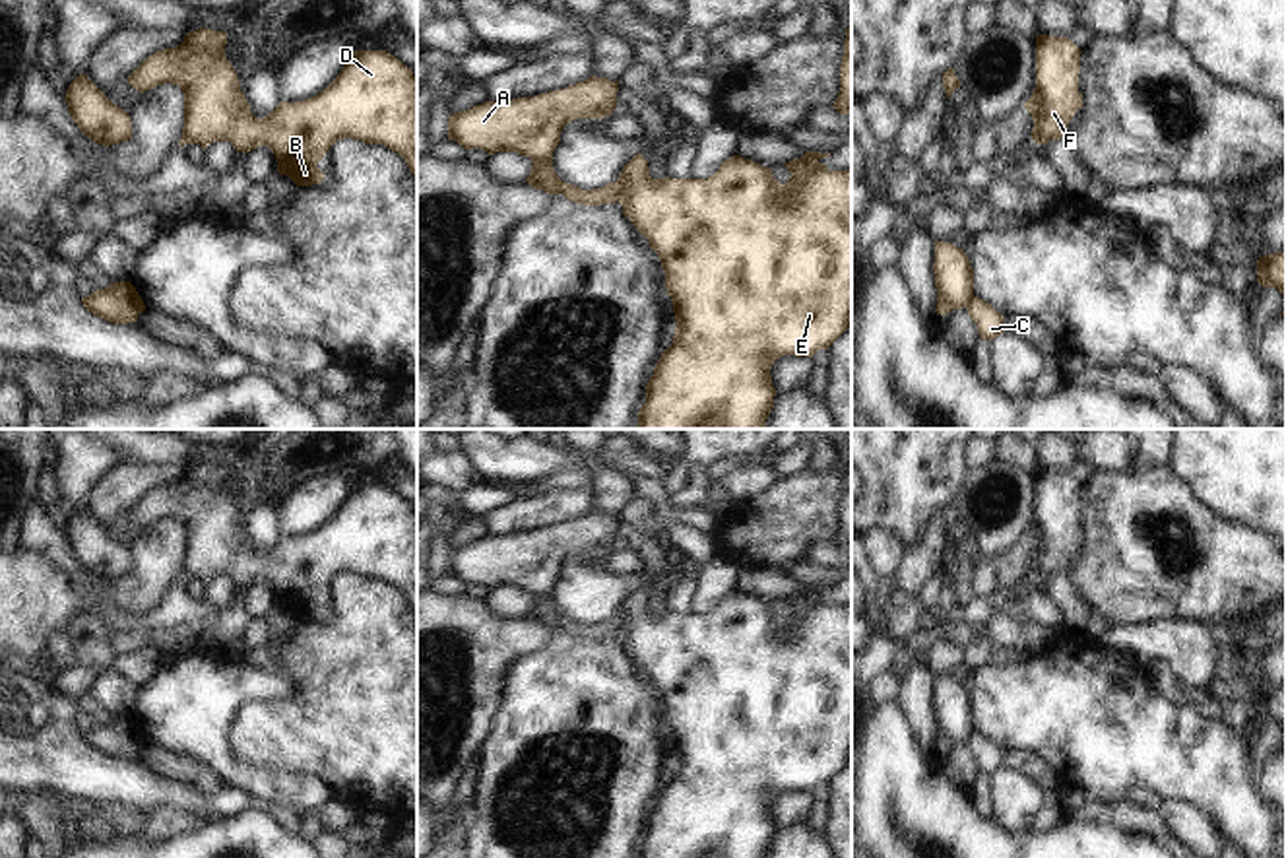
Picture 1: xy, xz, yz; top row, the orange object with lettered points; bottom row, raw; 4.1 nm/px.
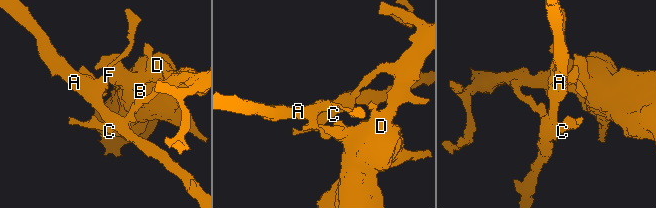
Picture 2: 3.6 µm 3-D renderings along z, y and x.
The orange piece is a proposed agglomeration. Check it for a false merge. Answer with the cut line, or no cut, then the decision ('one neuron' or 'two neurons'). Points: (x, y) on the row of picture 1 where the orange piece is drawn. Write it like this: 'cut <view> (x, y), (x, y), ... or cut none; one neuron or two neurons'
cut xz (619, 179), (619, 191), (613, 198); two neurons

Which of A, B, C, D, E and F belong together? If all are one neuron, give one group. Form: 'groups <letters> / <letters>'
groups A / B C D E F

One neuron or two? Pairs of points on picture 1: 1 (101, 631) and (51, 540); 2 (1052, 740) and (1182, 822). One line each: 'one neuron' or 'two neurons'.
1: two neurons
2: two neurons

